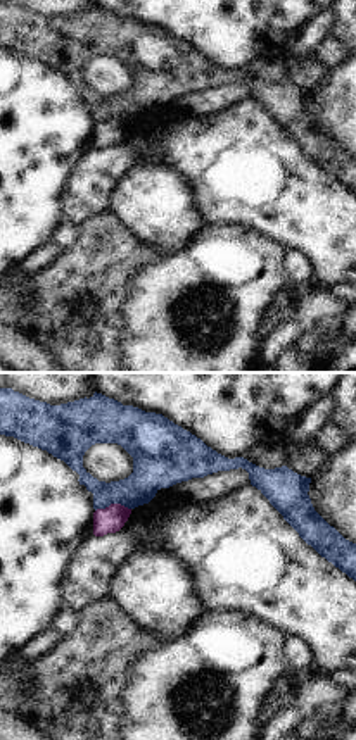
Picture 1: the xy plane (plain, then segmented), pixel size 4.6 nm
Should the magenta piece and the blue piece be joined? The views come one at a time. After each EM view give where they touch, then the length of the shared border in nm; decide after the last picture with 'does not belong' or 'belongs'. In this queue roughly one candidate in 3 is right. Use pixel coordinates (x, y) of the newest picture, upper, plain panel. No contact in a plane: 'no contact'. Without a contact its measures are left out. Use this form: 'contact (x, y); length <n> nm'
contact (113, 118); length 170 nm

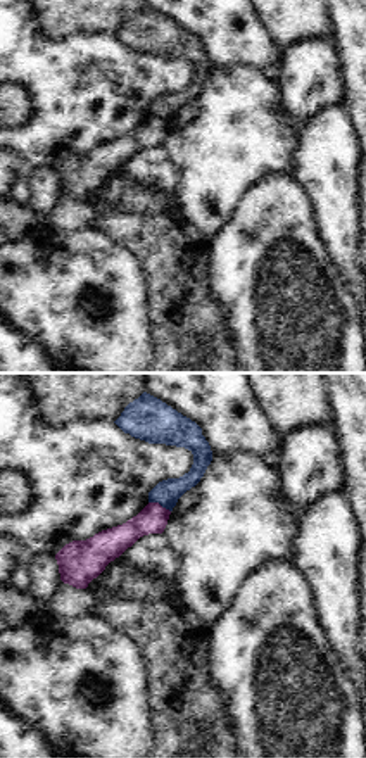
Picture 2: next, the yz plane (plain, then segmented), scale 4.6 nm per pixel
contact (157, 116); length 120 nm

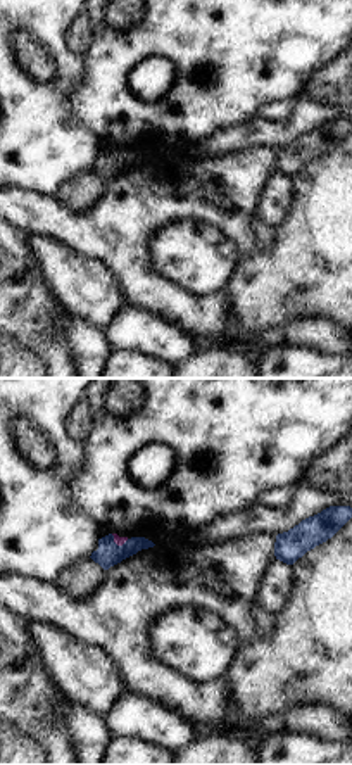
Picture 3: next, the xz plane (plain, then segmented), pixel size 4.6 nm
contact (118, 158); length 90 nm

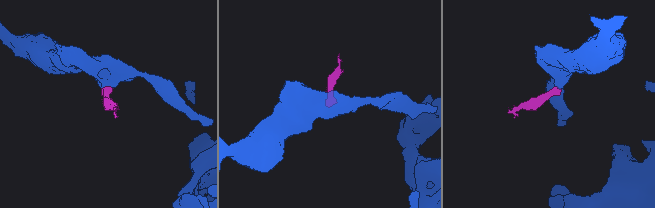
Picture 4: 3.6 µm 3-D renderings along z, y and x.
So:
does not belong

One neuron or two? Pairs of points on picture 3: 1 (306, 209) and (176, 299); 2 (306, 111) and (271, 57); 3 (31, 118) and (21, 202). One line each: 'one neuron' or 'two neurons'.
1: two neurons
2: two neurons
3: two neurons

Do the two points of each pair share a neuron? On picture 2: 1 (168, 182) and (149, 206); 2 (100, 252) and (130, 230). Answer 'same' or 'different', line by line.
1: different
2: different

